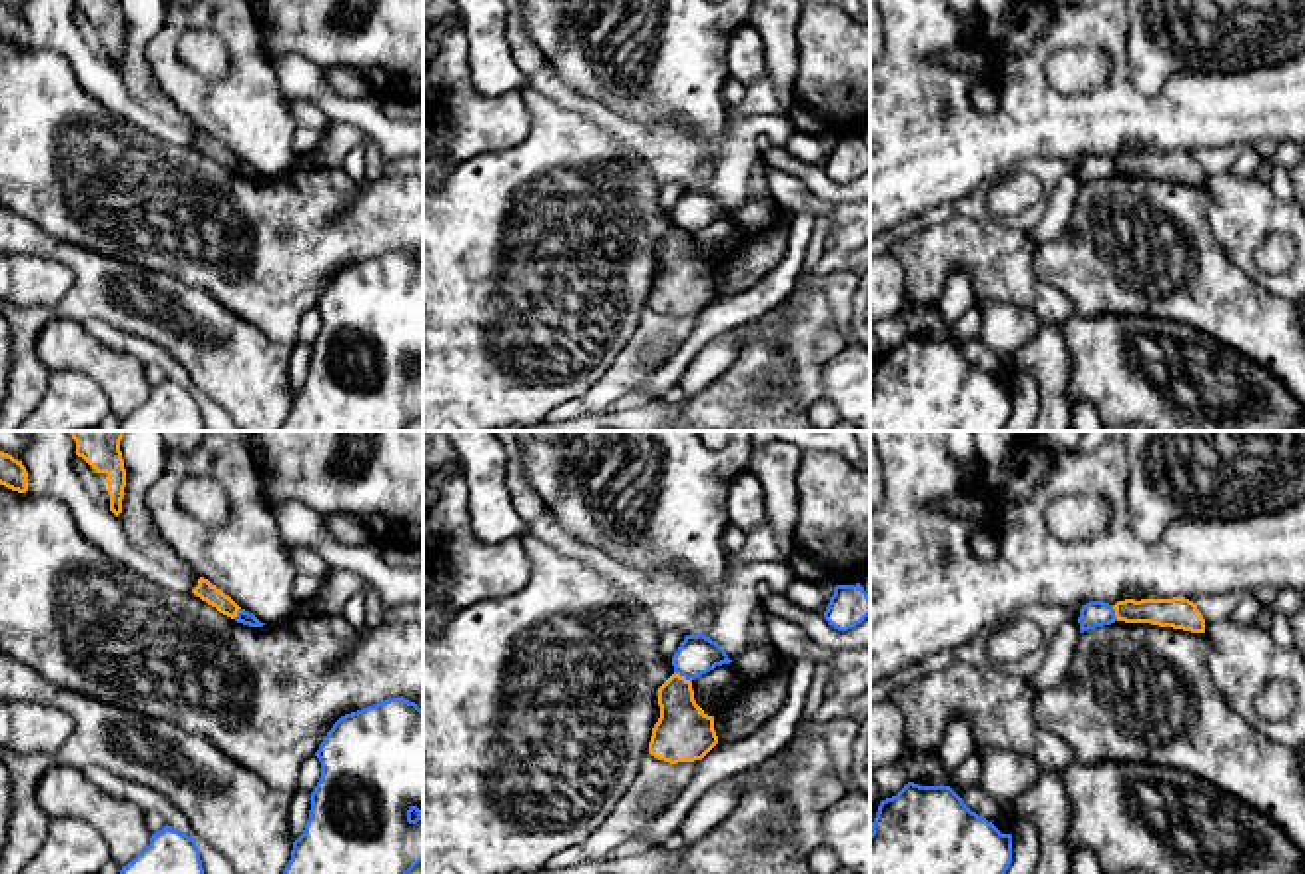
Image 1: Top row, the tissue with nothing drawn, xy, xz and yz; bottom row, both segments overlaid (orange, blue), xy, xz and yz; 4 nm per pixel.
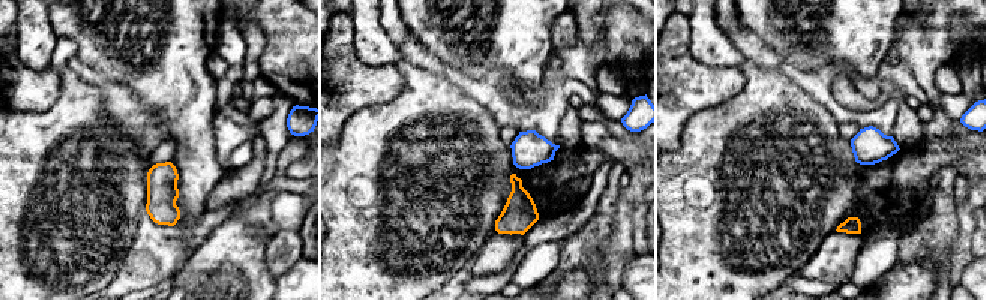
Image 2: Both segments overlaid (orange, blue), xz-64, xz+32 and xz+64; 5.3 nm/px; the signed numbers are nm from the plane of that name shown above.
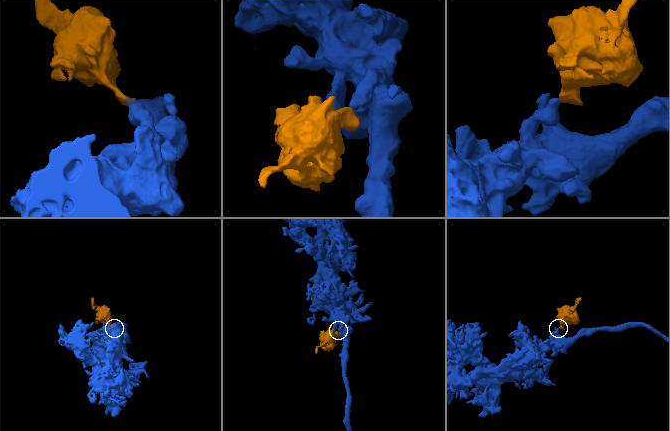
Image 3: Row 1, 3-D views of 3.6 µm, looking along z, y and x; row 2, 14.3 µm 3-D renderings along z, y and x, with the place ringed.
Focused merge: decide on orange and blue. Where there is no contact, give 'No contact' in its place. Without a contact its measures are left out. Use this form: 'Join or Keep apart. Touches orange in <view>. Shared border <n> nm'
Keep apart. Touches orange in xz. Shared border 90 nm

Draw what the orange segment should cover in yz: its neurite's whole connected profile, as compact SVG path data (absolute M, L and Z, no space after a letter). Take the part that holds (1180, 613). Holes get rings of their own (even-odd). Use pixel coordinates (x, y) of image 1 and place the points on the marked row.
M1185 597L1173 599L1125 599L1113 605L1117 621L1151 623L1191 633L1205 633L1205 619L1197 605Z

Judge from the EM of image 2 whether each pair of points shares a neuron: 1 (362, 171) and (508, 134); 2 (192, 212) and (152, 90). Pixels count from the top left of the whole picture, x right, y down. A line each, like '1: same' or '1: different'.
1: different
2: same

